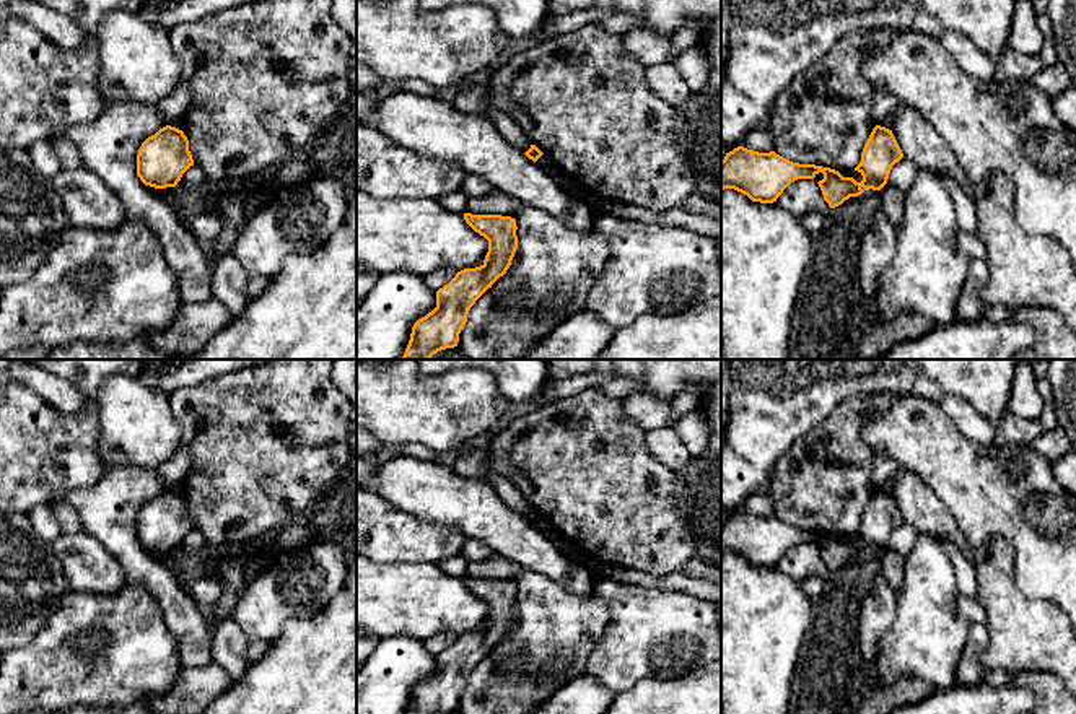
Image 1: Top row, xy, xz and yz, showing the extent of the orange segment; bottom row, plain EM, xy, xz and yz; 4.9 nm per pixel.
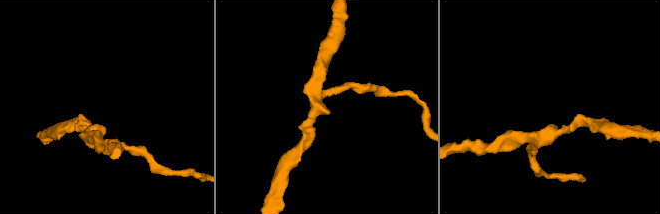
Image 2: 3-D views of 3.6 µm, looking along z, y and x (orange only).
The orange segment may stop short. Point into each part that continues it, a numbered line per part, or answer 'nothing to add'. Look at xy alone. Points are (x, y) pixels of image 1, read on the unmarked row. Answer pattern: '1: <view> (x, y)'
nothing to add

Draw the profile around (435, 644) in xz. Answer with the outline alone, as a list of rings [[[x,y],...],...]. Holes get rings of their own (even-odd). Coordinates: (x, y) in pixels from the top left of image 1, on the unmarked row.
[[[438,633],[428,639],[425,639],[425,647],[428,652],[438,655],[444,649],[448,649],[456,641],[453,633]]]

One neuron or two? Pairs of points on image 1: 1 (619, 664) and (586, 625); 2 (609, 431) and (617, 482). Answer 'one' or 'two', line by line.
1: two
2: one

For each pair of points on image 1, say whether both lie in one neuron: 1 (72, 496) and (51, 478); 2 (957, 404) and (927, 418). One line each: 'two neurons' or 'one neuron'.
1: two neurons
2: two neurons

